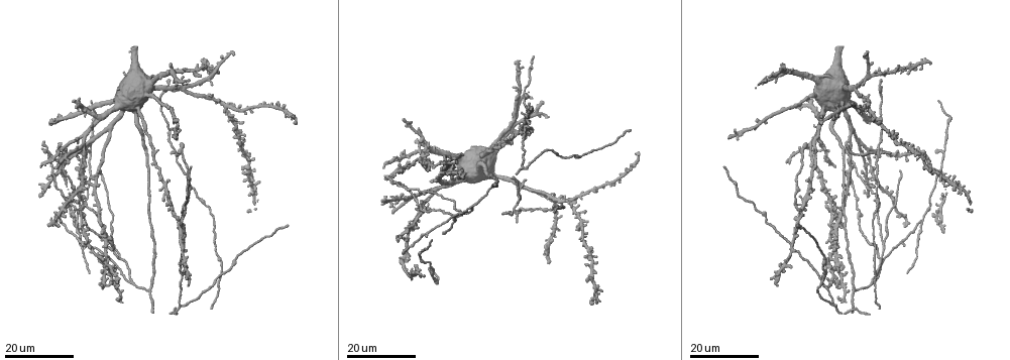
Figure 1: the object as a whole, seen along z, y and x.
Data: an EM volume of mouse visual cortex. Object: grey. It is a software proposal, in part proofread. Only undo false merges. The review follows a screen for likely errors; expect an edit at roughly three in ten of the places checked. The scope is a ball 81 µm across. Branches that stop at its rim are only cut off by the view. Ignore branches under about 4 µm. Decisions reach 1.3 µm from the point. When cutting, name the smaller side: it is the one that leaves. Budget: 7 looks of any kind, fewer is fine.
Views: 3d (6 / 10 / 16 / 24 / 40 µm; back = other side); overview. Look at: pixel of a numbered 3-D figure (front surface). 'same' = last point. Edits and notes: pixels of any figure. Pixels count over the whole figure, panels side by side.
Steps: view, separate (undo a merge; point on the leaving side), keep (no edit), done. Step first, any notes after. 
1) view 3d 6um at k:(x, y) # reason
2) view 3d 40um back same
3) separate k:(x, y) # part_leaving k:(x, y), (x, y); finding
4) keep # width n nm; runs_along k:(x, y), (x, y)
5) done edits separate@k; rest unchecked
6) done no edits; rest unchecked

view 3d 16um at 1:(808, 147) # three arms meet

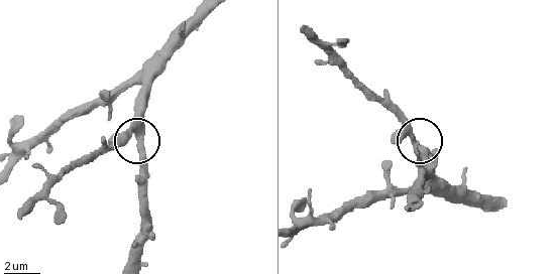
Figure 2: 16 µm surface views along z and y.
view 3d 6um at 2:(130, 128)

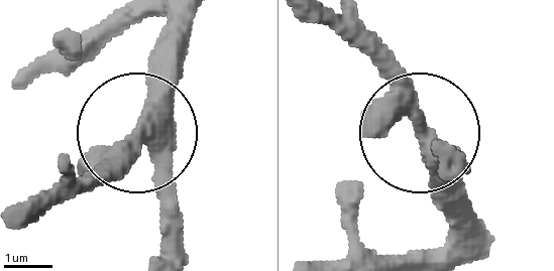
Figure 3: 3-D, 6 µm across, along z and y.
keep # width 410 nm; one neuron here

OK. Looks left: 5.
view 3d 16um at 1:(854, 164) # sudden change in width

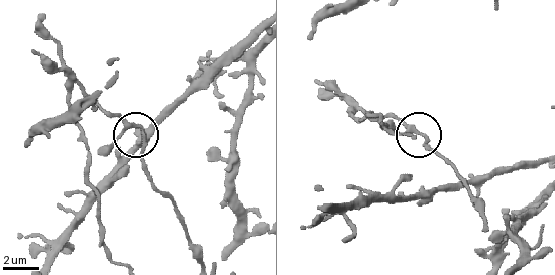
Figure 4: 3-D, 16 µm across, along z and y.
view 3d 10um at 4:(144, 135)

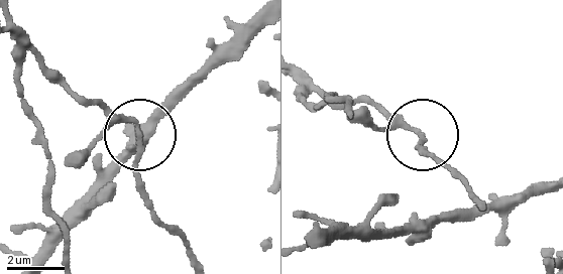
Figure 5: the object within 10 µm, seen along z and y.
keep # width 160 nm; runs_along 5:(194, 253), (150, 202), (136, 130), (83, 97); all the same neuron

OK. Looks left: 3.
view 3d 16um at 1:(884, 243)

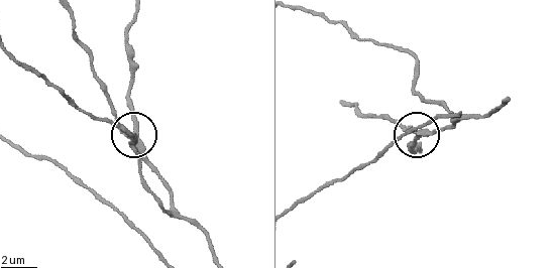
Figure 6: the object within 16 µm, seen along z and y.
view 3d 6um same

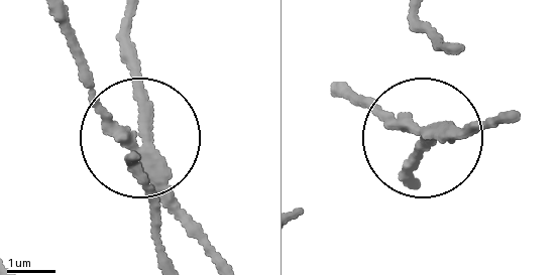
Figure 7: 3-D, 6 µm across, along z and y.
view 3d 6um back at 7:(121, 132) # from behind

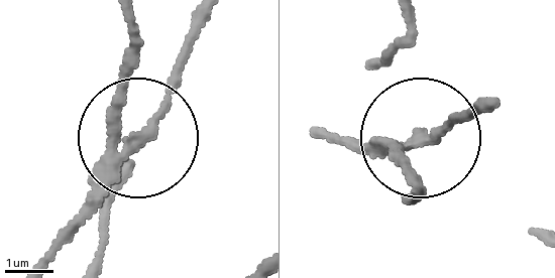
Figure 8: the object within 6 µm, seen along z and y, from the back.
separate 8:(119, 103) # part_leaving 8:(110, 162), (130, 22); two neurons meet here

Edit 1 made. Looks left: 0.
done edits separate@8; rest unchecked

